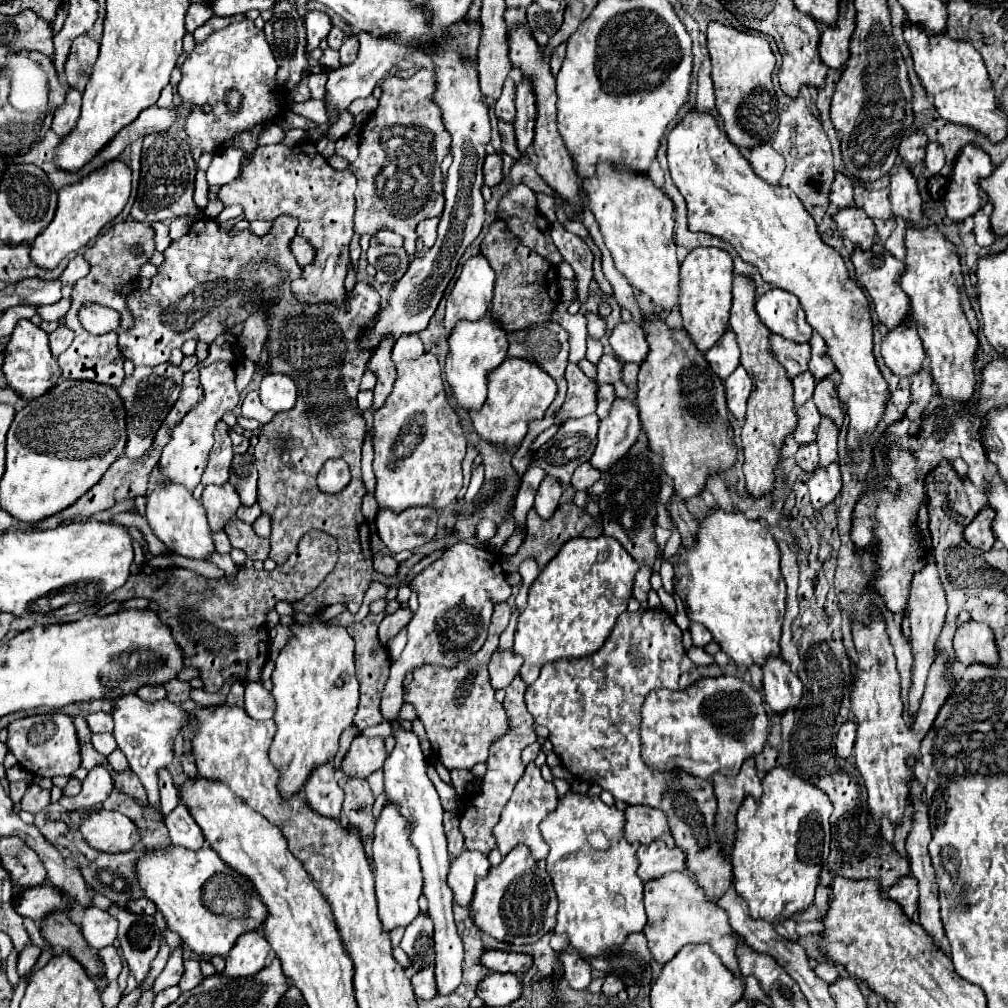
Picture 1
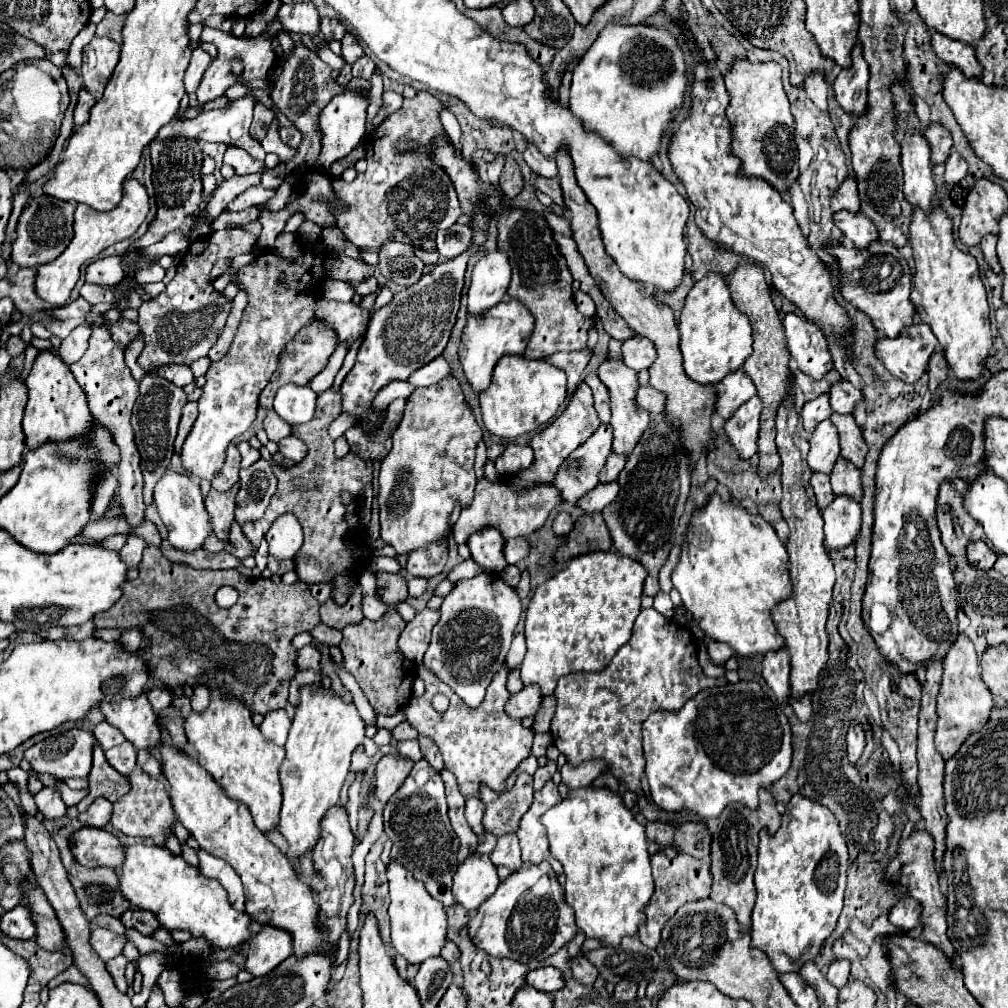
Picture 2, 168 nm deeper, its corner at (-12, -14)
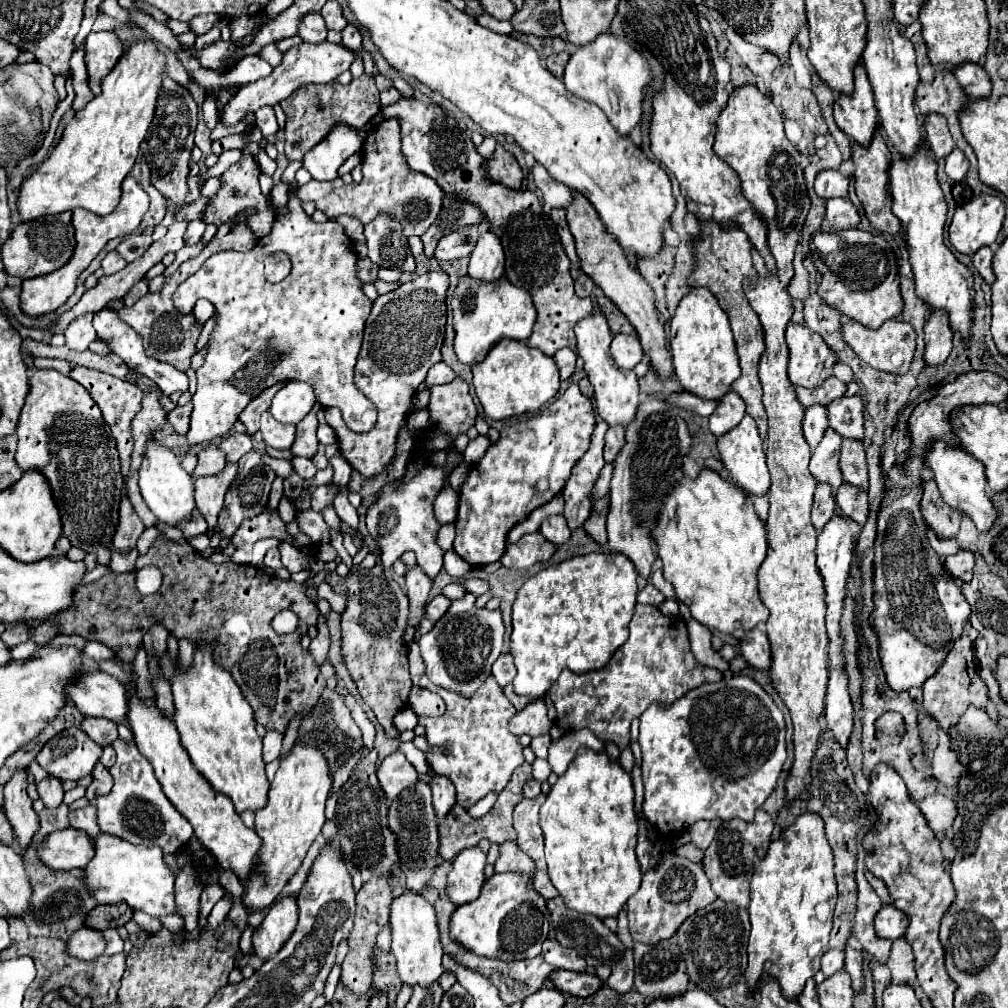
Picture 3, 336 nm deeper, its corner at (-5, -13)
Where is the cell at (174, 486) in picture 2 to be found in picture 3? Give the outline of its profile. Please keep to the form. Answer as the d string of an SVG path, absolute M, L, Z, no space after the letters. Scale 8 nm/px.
M148 443L144 461L140 467L140 479L138 479L142 497L150 511L164 521L170 527L180 527L182 521L188 521L192 517L192 511L196 509L194 503L194 481L192 477L184 471L180 465L180 457L176 457L170 449L158 445L158 443Z

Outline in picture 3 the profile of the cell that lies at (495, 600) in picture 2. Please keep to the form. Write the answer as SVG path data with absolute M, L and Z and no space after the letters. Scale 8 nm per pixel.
M466 591L462 599L452 601L448 611L436 621L432 631L418 641L430 681L462 697L472 697L478 691L480 683L484 683L484 679L490 675L494 661L502 653L502 613L500 609L490 611L486 607L476 607L476 599L478 597L474 593Z

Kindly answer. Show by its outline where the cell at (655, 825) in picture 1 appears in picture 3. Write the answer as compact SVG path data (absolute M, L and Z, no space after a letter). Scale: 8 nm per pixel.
M696 821L690 829L688 829L688 833L690 833L690 839L692 839L692 843L700 849L700 851L704 851L710 843L712 843L712 839L714 839L714 835L716 835L716 829L720 827L720 823L722 821Z

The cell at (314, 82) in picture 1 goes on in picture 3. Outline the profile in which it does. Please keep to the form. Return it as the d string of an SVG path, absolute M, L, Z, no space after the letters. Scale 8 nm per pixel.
M328 41L316 43L316 45L300 43L296 47L290 47L288 51L284 51L280 65L274 67L270 77L258 79L258 81L248 83L248 85L238 89L238 93L218 113L218 123L222 123L224 127L234 127L236 123L240 123L246 117L246 113L258 111L264 105L276 105L282 99L286 99L288 95L292 95L292 91L296 91L298 87L302 87L306 83L334 81L340 73L348 71L354 57L356 57L356 53L348 51L344 45L334 45L334 43L328 43Z

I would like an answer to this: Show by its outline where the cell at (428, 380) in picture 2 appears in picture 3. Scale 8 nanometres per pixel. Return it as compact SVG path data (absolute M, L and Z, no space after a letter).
M438 361L434 367L430 367L430 371L426 375L426 385L434 387L434 385L440 385L440 383L448 383L454 377L456 377L456 373L444 361Z

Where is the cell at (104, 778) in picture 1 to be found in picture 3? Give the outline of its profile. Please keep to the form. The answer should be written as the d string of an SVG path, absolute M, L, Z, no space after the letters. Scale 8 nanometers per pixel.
M92 803L82 807L82 809L72 809L68 819L70 819L70 825L74 829L86 831L92 839L96 839L96 835L100 835L100 827L96 823L96 807Z

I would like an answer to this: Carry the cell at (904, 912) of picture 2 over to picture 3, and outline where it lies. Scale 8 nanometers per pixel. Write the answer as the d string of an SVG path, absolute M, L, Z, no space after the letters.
M884 905L876 913L876 933L878 933L878 937L890 939L890 941L904 937L906 927L908 927L908 915L904 915L904 911L896 909L894 905Z

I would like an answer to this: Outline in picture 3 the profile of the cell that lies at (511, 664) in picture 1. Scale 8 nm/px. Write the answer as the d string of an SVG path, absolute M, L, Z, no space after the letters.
M544 699L530 701L522 711L516 711L516 715L508 723L508 729L512 731L512 735L526 733L530 737L546 735L550 733L550 727L552 727L552 721L546 715Z

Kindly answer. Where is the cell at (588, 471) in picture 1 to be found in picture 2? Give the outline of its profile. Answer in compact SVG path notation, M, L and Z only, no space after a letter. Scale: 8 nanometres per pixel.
M611 452L609 458L607 458L605 468L599 474L599 482L613 482L613 480L617 480L619 472L623 470L623 466L625 466L625 456L615 456L615 452Z

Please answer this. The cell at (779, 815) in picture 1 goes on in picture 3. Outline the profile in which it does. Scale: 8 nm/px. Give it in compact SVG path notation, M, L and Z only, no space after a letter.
M802 813L796 821L782 833L778 841L772 841L766 857L762 857L760 871L754 873L750 885L750 941L748 941L748 969L746 979L748 987L754 989L758 985L758 977L762 973L762 963L770 961L774 975L784 991L784 997L794 999L804 983L820 971L820 959L828 949L828 935L832 929L832 915L836 905L836 877L834 877L834 851L828 845L824 833L824 819L818 813Z

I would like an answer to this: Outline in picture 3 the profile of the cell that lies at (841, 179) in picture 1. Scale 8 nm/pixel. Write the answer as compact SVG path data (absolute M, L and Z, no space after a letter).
M824 171L814 181L814 191L822 199L834 199L834 197L848 197L848 185L850 177L842 175L840 171Z

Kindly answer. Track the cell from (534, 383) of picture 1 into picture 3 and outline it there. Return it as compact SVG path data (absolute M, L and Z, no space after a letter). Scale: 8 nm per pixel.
M502 339L492 347L488 359L480 367L472 367L474 389L484 409L484 417L492 421L508 421L516 415L524 415L540 409L548 403L560 389L560 377L552 357L544 355L540 349L528 347L524 341Z

